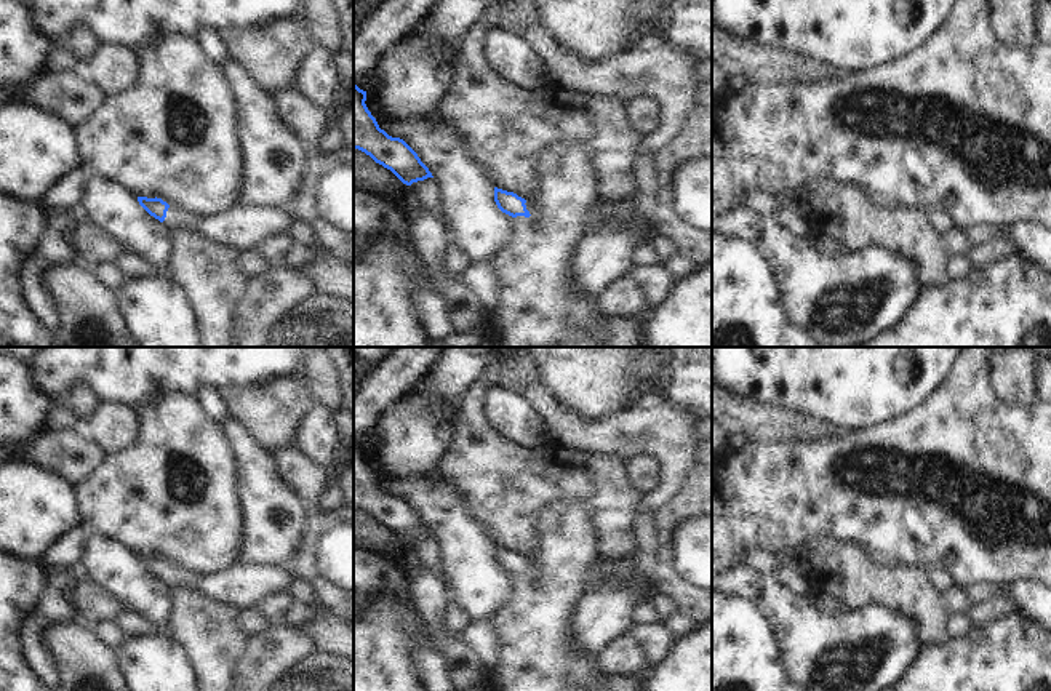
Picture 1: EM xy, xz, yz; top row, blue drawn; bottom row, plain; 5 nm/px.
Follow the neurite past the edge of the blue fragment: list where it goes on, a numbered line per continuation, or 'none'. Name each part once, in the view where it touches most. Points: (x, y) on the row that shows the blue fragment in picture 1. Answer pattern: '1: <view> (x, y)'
1: xy (240, 227).

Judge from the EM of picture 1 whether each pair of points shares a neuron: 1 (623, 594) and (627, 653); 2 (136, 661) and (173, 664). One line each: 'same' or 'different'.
1: different
2: same

